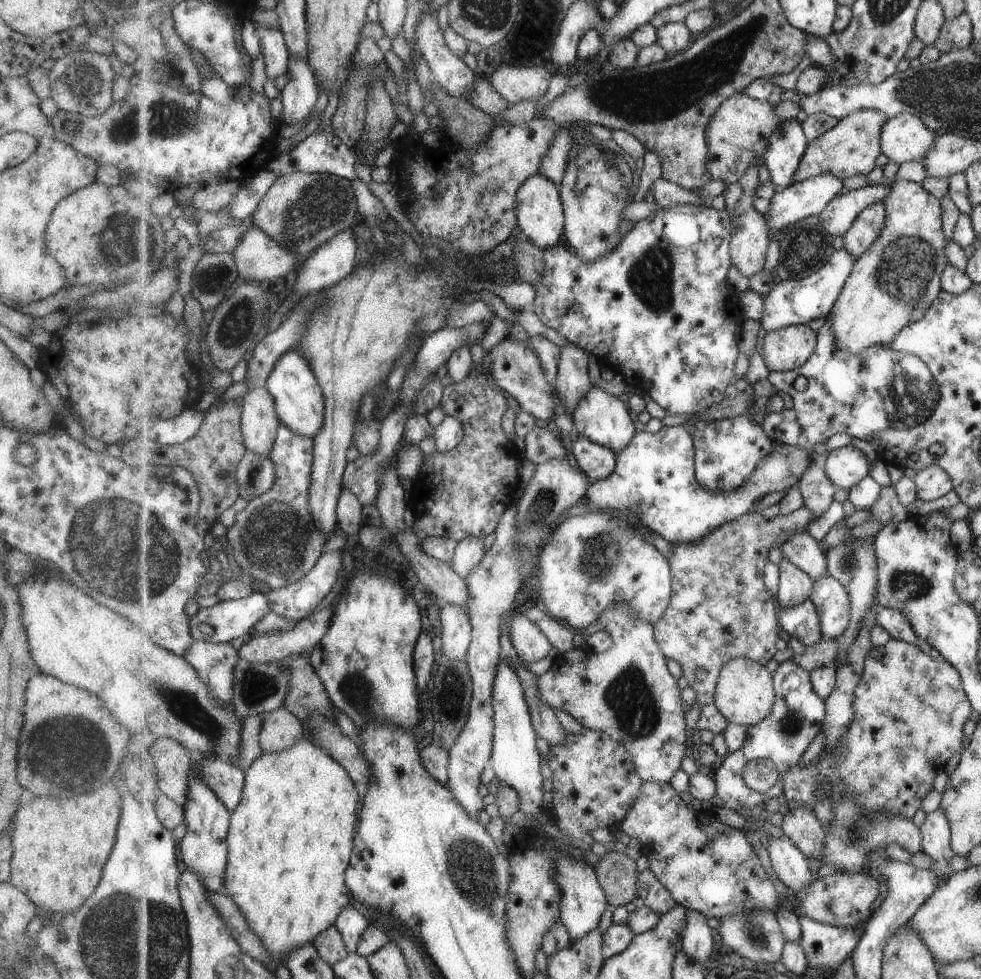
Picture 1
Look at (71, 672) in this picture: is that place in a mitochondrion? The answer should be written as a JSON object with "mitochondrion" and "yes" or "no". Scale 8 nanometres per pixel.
{"mitochondrion":"no"}

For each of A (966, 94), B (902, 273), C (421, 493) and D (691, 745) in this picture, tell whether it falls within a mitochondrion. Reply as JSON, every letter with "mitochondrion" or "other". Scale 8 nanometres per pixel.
{"A":"mitochondrion","B":"mitochondrion","C":"other","D":"other"}

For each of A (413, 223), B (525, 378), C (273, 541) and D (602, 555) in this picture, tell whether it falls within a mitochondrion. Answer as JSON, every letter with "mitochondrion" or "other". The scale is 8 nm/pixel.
{"A":"other","B":"mitochondrion","C":"mitochondrion","D":"mitochondrion"}

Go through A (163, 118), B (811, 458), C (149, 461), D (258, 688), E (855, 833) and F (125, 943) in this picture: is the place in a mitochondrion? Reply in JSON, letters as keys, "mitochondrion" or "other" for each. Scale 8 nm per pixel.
{"A":"mitochondrion","B":"other","C":"other","D":"mitochondrion","E":"mitochondrion","F":"mitochondrion"}

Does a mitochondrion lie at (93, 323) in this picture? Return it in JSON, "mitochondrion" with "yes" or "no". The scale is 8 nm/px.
{"mitochondrion":"no"}

